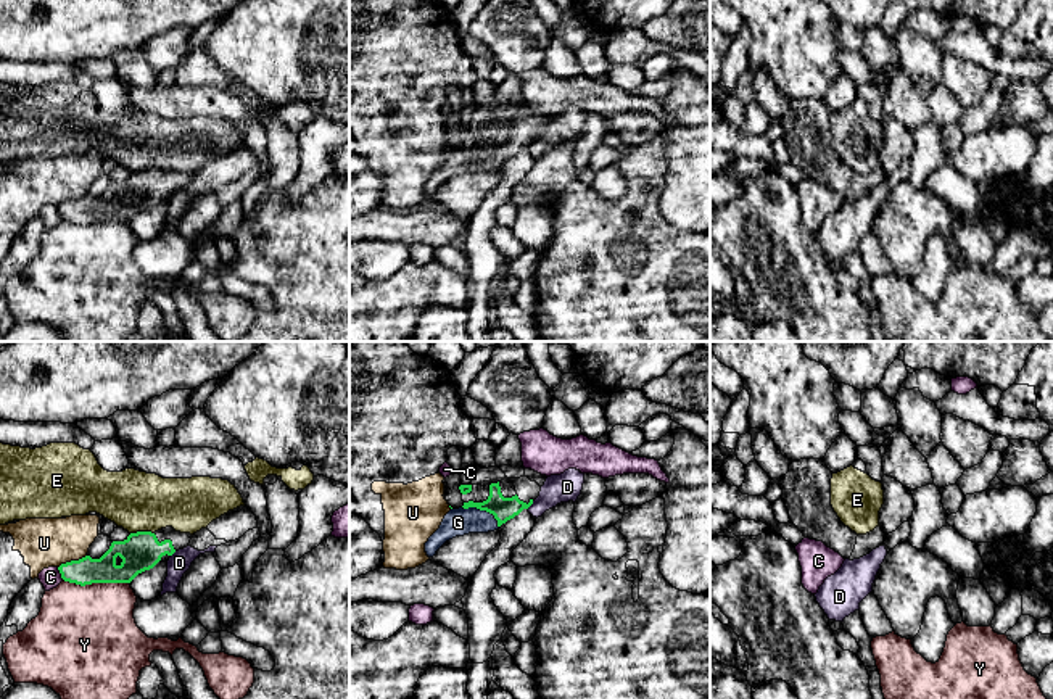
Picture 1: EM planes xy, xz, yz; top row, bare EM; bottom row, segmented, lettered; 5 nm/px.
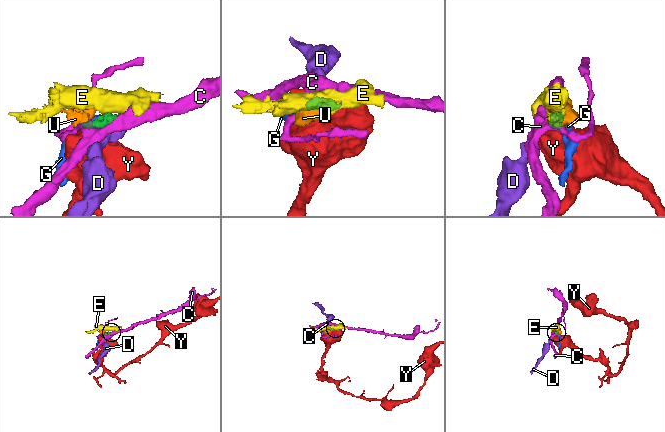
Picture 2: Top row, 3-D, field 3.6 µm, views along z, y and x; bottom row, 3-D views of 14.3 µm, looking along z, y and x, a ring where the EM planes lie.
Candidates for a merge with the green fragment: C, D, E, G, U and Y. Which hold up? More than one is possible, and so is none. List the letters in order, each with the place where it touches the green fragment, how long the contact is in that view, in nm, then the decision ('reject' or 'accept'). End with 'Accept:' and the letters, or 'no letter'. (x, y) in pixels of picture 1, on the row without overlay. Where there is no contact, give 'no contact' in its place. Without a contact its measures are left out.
C: xy (60, 211) | 70 nm | reject
D: xz (530, 144) | 50 nm | reject
E: xy (142, 171) | 120 nm | reject
G: xz (483, 148) | 220 nm | accept
U: xy (71, 200) | 160 nm | reject
Y: xy (95, 221) | 320 nm | reject
Accept: G

